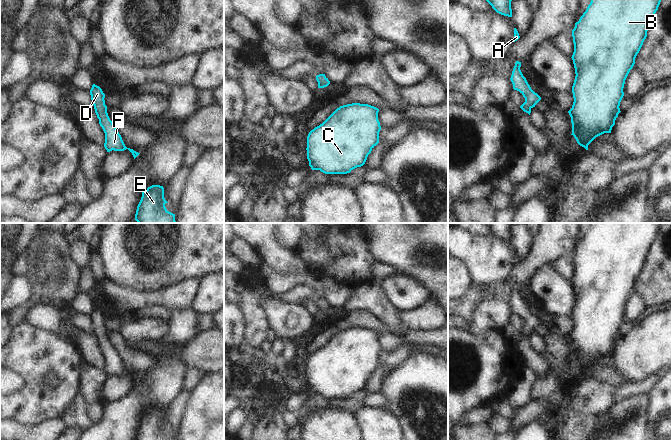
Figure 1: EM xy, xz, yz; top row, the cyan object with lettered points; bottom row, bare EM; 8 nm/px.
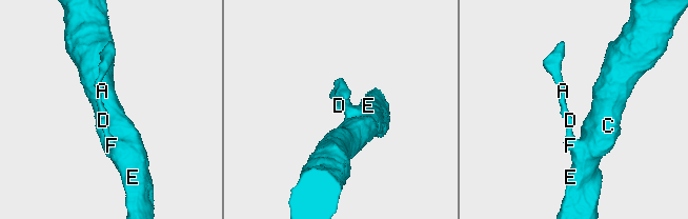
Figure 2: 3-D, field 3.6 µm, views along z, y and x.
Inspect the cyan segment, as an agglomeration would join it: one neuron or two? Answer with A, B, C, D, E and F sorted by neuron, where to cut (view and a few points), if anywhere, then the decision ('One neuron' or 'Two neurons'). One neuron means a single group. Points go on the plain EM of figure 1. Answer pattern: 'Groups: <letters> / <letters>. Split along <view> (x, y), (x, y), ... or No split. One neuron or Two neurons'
Groups: A B C D E F. No split. One neuron

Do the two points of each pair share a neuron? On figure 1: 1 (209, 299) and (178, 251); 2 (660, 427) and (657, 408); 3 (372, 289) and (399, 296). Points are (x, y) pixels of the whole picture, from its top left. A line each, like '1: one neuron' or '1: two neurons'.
1: two neurons
2: one neuron
3: two neurons

